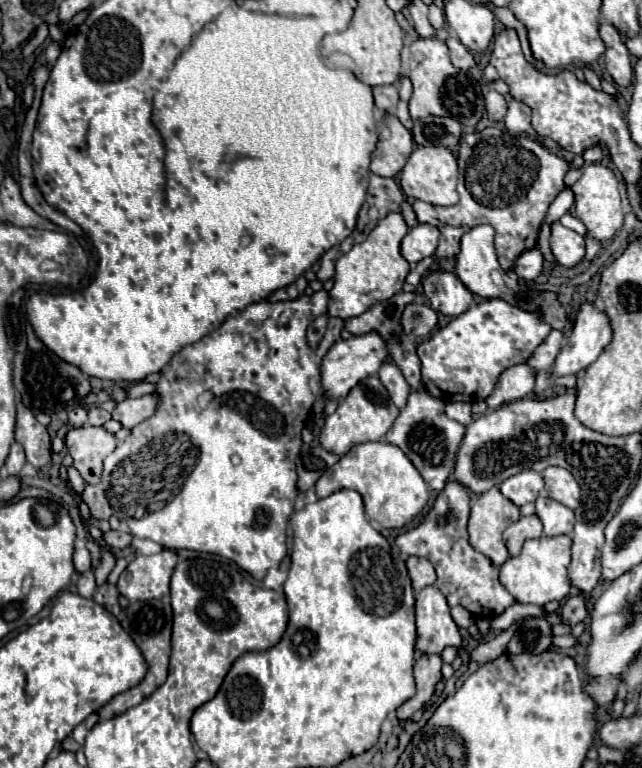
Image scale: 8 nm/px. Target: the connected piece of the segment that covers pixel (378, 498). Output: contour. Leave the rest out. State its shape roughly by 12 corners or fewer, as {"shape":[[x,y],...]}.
{"shape":[[358,444],[316,496],[360,492],[368,518],[404,528],[430,498],[398,446]]}

